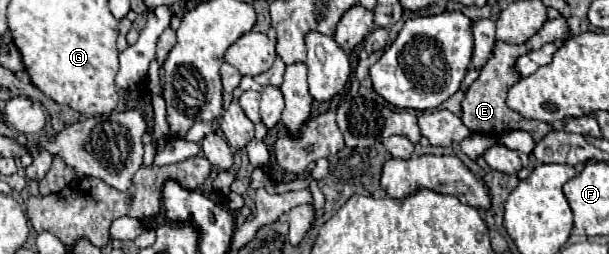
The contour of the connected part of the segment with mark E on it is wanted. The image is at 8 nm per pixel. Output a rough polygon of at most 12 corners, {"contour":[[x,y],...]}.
{"contour":[[563,17],[527,43],[497,41],[461,103],[473,133],[527,131],[541,141],[553,127],[505,105],[521,79],[517,57],[569,35]]}

